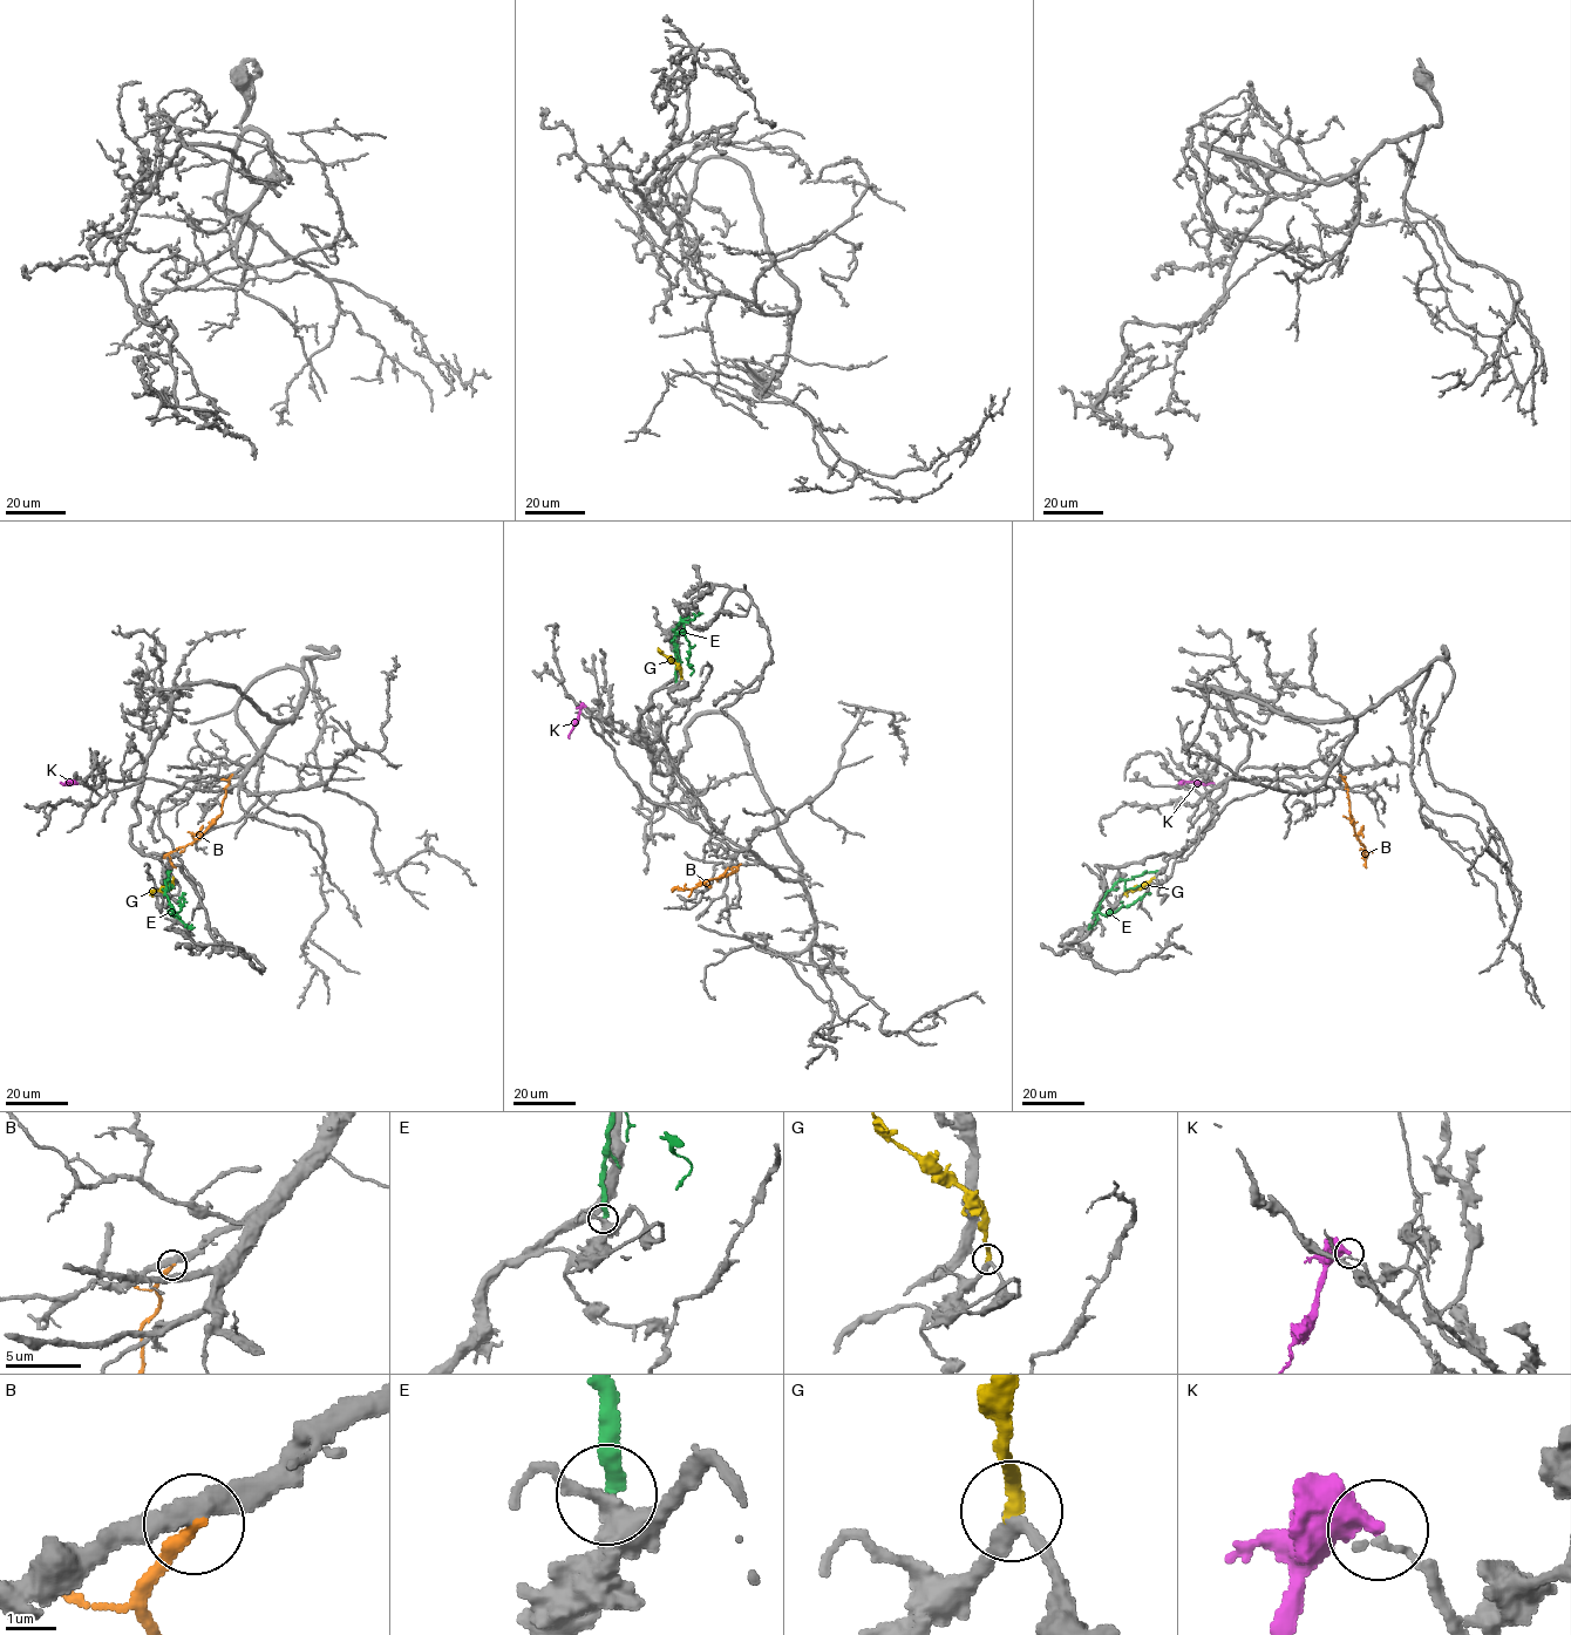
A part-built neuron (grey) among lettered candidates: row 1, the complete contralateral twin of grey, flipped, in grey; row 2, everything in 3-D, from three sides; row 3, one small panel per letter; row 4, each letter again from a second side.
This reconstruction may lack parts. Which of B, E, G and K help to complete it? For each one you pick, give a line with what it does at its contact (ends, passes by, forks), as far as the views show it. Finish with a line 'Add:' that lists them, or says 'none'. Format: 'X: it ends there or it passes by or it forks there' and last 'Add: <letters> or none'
G: it ends there
Add: G

